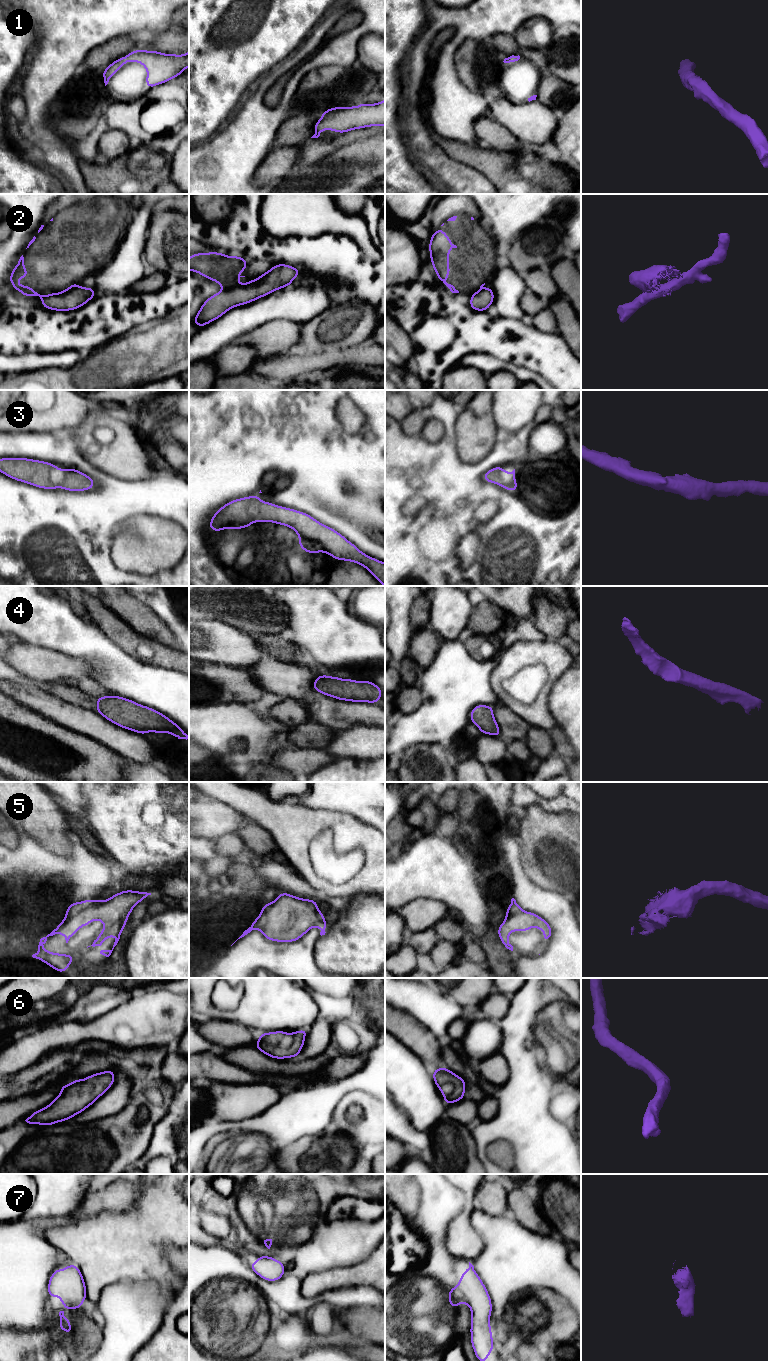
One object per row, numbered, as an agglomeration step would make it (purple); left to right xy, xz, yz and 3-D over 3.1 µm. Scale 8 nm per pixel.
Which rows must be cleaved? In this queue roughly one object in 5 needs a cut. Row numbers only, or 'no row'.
2

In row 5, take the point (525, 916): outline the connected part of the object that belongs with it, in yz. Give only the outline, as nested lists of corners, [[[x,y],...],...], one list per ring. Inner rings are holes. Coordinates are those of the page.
[[[512,898],[506,910],[504,922],[497,929],[497,933],[503,946],[513,951],[513,946],[508,941],[509,934],[516,930],[521,932],[528,931],[532,927],[537,927],[541,932],[545,931],[542,941],[547,942],[552,937],[552,929],[546,920],[532,911],[526,912],[522,910],[516,900]]]

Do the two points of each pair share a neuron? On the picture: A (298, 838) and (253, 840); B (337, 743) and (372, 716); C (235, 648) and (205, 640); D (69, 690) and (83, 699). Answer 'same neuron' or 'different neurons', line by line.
A: different neurons
B: different neurons
C: same neuron
D: same neuron

